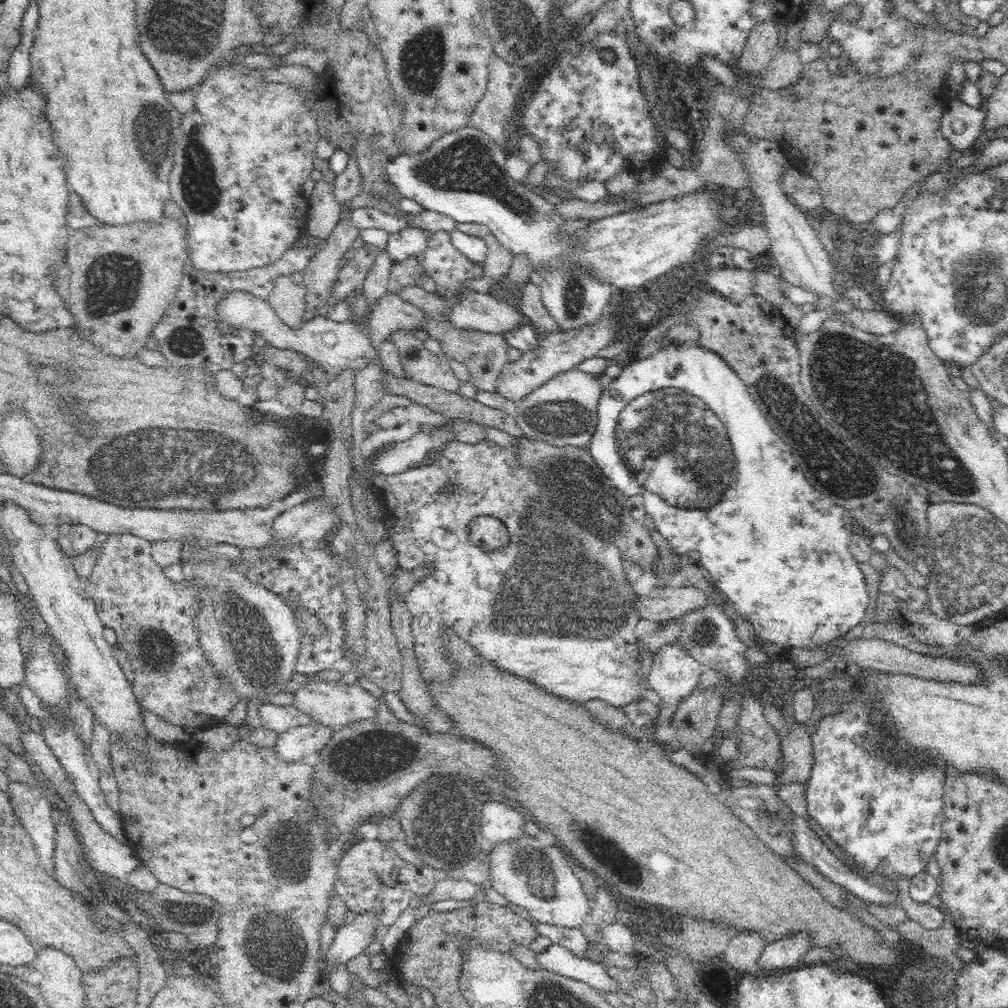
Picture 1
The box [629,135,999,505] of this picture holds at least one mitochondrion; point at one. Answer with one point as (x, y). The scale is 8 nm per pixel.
(876, 394)

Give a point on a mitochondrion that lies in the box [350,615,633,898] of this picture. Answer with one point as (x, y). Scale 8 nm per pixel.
(446, 827)

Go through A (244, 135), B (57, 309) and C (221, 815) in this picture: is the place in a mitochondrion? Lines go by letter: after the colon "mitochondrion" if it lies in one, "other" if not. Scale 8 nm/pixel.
A: other
B: other
C: other

